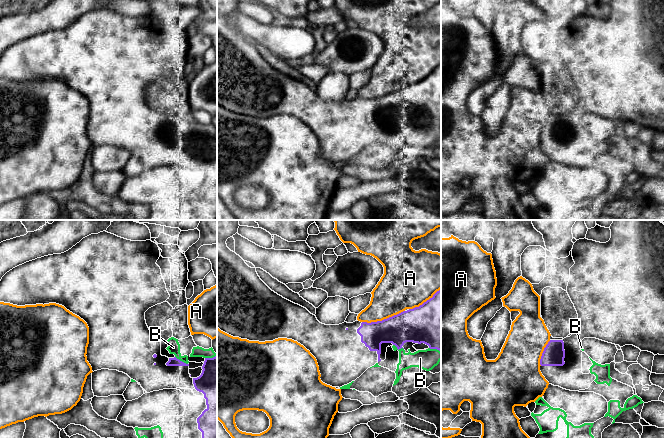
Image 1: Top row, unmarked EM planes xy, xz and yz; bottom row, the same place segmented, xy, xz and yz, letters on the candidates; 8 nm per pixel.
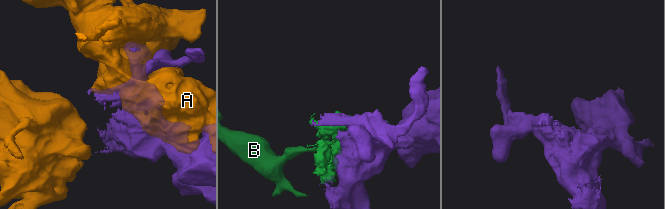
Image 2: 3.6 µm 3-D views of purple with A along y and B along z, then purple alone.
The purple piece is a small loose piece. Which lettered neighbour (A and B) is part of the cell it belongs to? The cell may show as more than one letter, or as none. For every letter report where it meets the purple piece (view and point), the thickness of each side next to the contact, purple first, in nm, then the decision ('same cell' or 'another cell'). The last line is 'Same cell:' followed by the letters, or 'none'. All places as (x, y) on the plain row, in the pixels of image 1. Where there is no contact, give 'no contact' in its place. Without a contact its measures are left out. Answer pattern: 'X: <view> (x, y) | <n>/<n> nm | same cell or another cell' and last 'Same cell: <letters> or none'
A: xz (384, 95) | 280/320 nm | another cell
B: xy (181, 137) | 70/100 nm | another cell
Same cell: none

